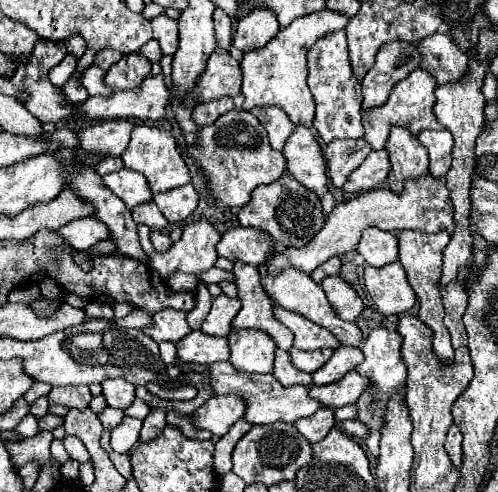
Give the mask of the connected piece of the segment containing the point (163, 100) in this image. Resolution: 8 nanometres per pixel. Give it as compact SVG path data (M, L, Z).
M148 76L136 90L116 92L112 98L90 96L84 104L78 104L78 112L92 118L138 118L160 120L164 118L170 102L170 90L164 76Z

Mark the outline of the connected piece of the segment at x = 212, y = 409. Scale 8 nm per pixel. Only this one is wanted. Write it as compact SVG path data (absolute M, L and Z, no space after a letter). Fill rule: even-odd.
M224 394L224 396L212 396L204 406L200 406L192 418L198 428L210 430L214 436L224 436L230 426L244 418L246 412L246 400L236 394Z

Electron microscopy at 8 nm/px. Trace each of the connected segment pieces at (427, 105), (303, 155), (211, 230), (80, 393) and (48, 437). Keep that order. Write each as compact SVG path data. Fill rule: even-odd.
M416 68L408 78L404 78L402 82L398 82L388 98L388 102L380 108L374 110L364 110L362 112L362 124L364 124L364 140L372 146L372 150L380 150L384 148L386 140L388 140L388 132L394 124L408 128L412 134L420 134L422 130L444 130L444 126L436 120L432 106L434 106L434 88L436 88L436 80L430 76L430 72L424 72L420 68Z
M296 126L282 152L288 160L288 174L322 198L328 192L328 176L322 150L312 130L306 126Z
M194 220L182 228L180 240L174 242L168 252L160 254L154 248L146 252L150 258L148 264L160 272L164 280L168 280L168 274L172 272L198 274L210 270L218 258L214 248L218 240L220 232L208 220Z
M64 386L64 388L52 388L48 394L50 402L64 404L68 408L88 408L88 402L92 400L92 394L88 386Z
M44 431L18 442L4 440L4 444L6 444L6 450L8 450L10 458L18 470L28 462L36 462L38 466L44 466L49 462L52 458L50 452L52 440L52 433Z

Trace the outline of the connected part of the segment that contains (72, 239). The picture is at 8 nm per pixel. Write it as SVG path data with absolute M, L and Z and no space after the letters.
M80 218L80 220L72 220L70 224L66 224L64 228L58 230L76 250L90 250L94 244L104 242L104 240L112 240L110 230L106 228L106 224L98 218Z

